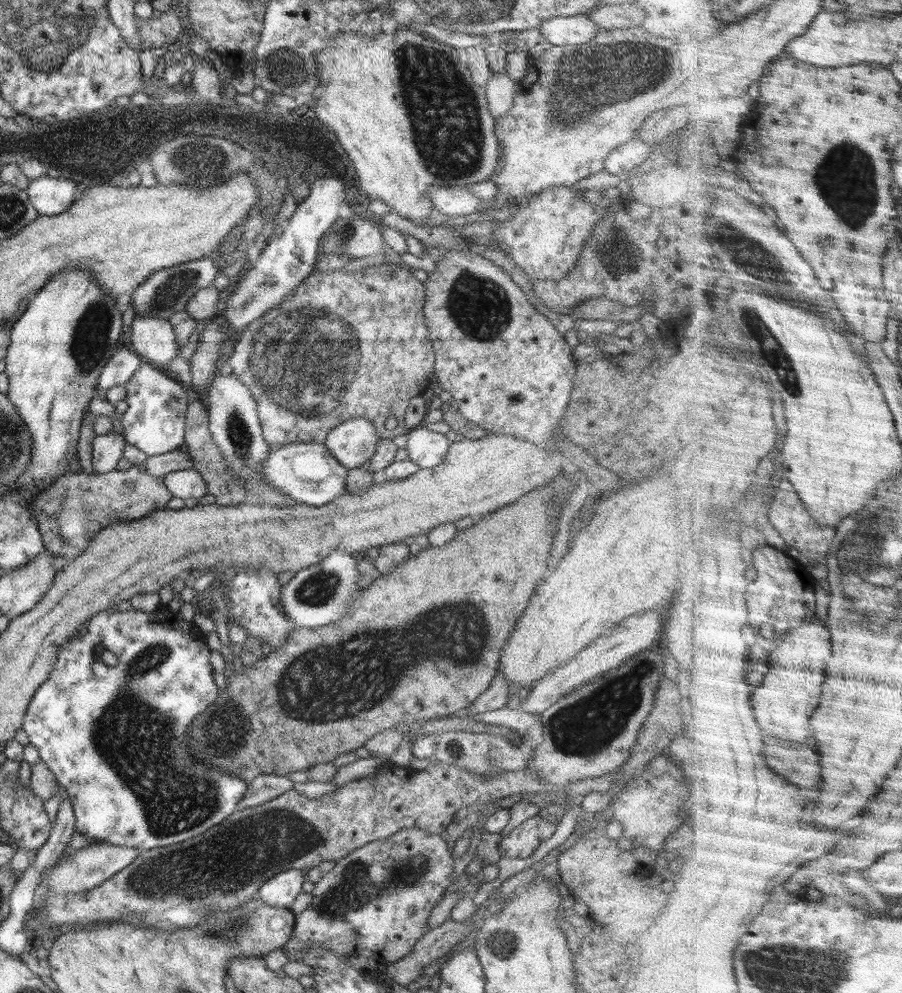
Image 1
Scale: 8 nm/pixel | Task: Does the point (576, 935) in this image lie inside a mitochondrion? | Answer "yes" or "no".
no

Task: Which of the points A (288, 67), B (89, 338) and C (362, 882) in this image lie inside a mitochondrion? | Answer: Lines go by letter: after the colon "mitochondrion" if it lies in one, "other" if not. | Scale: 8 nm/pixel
A: mitochondrion
B: mitochondrion
C: mitochondrion

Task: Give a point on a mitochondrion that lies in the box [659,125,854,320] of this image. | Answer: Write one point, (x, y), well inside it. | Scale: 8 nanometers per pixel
(748, 252)

